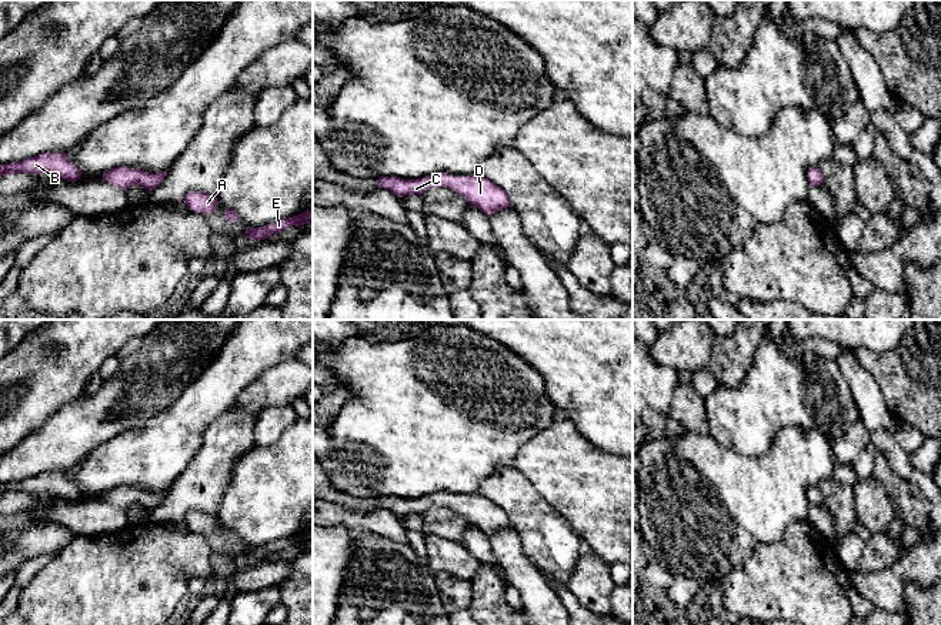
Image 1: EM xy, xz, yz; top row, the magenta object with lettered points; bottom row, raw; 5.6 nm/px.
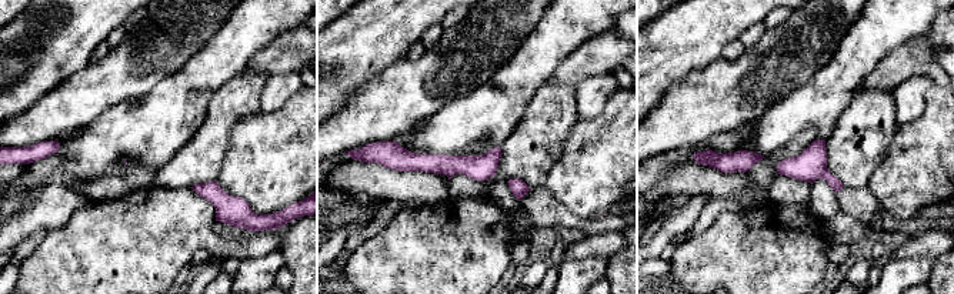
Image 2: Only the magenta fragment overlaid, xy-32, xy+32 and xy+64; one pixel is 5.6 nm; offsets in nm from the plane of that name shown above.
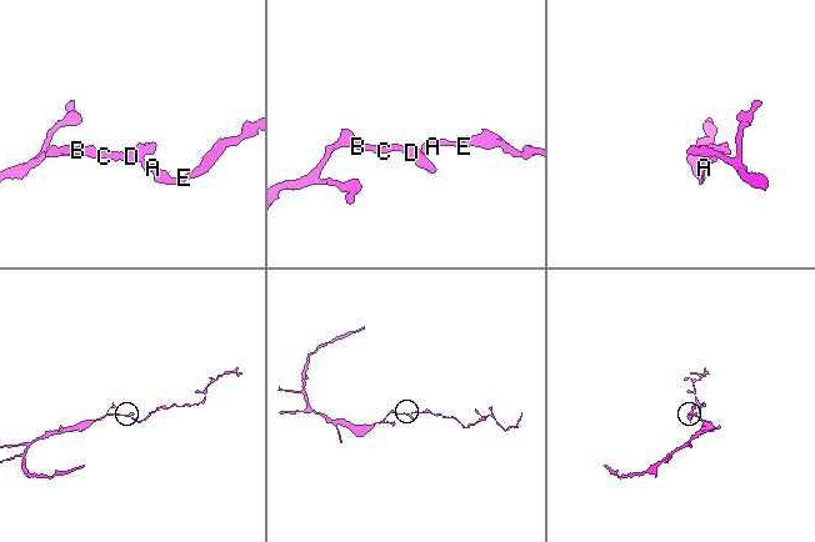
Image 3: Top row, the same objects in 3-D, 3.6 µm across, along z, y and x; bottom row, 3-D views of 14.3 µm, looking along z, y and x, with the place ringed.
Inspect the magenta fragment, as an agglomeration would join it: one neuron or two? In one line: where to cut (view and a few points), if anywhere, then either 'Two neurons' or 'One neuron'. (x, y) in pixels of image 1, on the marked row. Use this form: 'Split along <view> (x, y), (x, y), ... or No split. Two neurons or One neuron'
No split. One neuron

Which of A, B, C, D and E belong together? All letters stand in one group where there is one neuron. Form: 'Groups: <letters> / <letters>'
Groups: A B C D E

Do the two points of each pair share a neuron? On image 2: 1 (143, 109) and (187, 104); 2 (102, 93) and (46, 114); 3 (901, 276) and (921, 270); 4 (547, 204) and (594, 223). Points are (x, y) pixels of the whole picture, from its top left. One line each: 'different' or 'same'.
1: same
2: same
3: same
4: same

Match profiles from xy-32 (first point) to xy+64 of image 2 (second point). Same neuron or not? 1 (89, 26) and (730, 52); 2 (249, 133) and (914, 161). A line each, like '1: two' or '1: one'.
1: two
2: one

